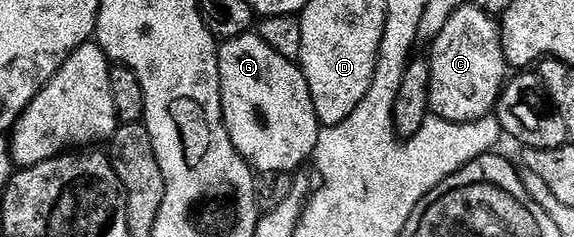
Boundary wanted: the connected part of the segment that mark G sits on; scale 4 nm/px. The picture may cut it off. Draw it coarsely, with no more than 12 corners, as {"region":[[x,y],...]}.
{"region":[[252,31],[217,57],[221,116],[258,173],[319,131],[307,78]]}

